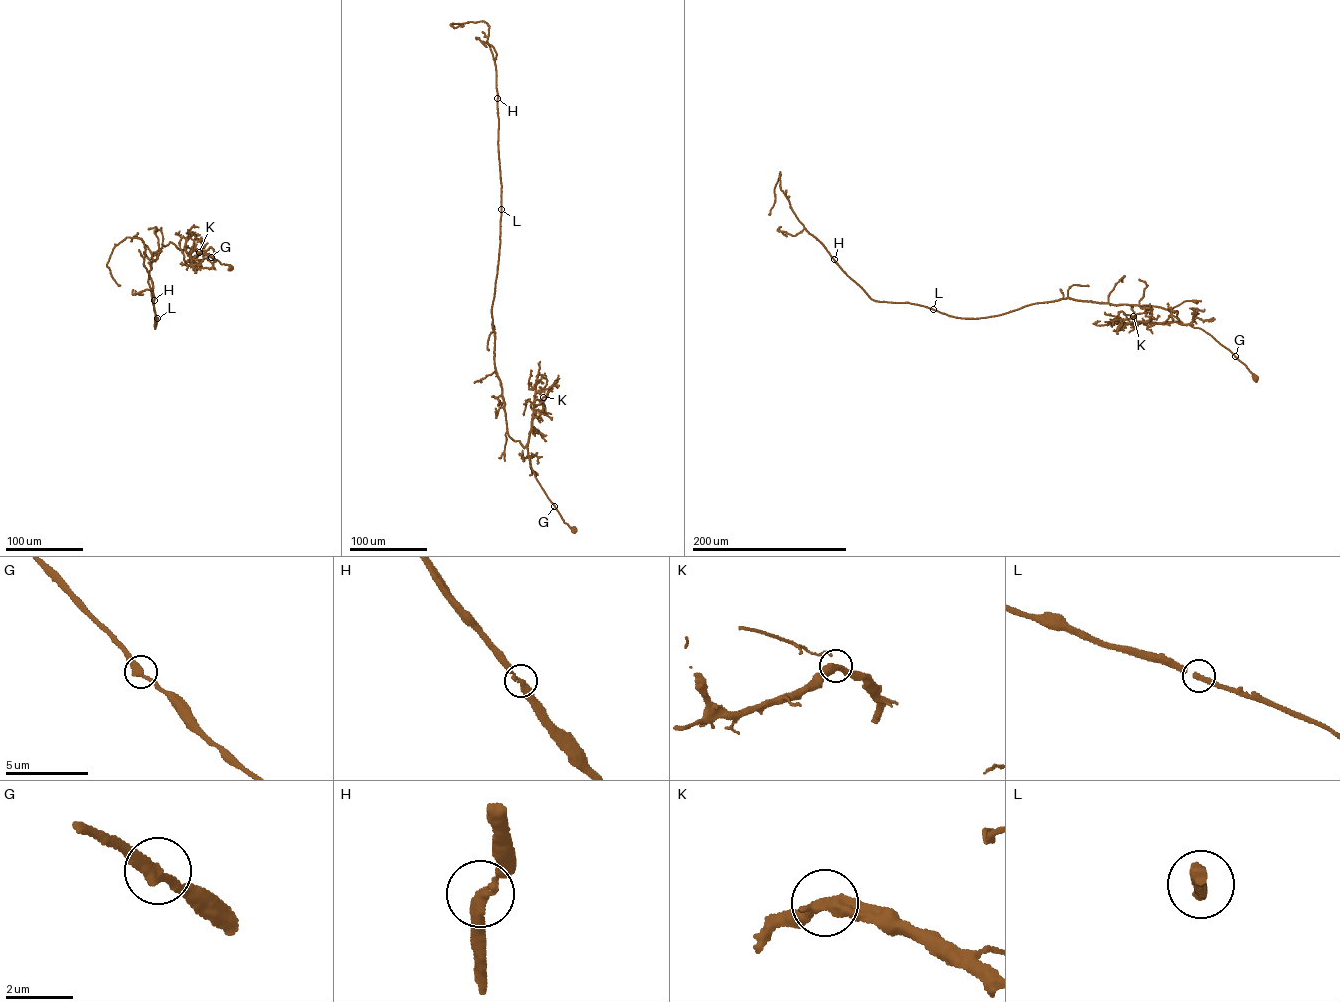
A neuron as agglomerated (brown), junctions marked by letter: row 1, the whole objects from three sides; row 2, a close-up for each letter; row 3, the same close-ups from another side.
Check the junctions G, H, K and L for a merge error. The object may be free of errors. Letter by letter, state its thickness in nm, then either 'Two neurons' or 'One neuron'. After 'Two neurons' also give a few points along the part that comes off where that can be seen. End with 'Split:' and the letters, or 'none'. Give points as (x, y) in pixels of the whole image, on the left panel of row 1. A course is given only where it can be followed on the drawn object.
G: Thickness 360 nm. One neuron
H: Thickness 260 nm. One neuron
K: Thickness 420 nm. One neuron
L: Thickness 240 nm. One neuron
Split: none

